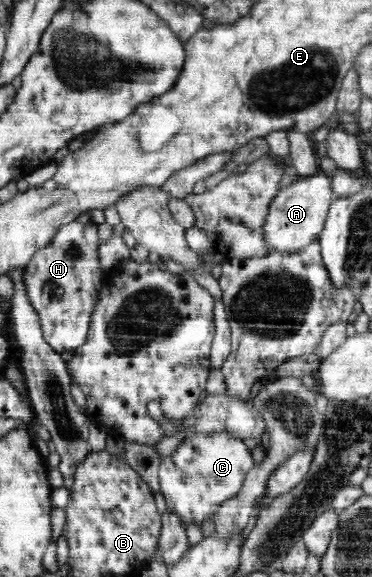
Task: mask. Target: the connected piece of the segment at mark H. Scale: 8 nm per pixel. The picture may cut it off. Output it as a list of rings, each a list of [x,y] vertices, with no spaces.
[[[76,220],[60,226],[52,241],[39,249],[25,266],[23,282],[27,298],[37,309],[44,339],[56,353],[73,351],[84,345],[88,335],[104,271],[98,260],[98,226],[93,221],[80,223]]]

